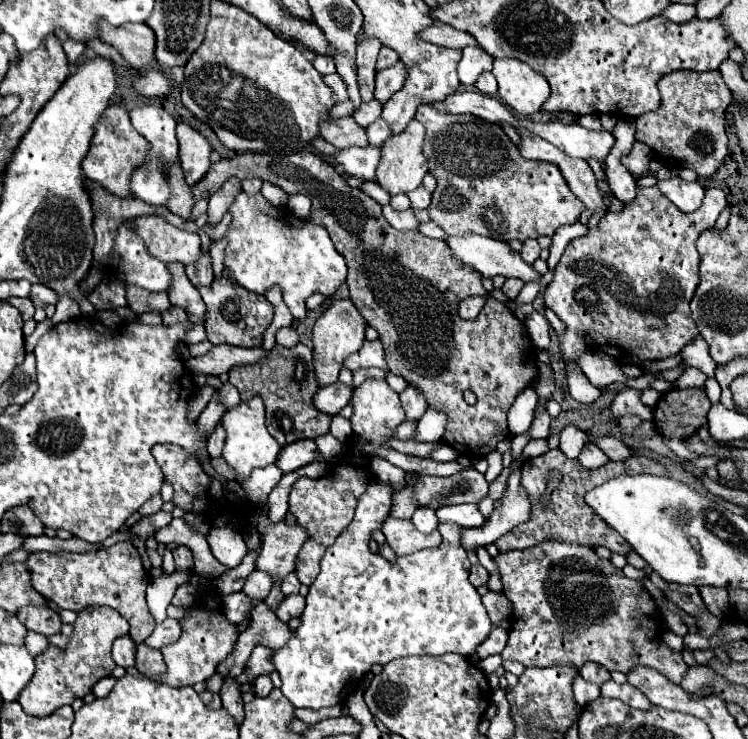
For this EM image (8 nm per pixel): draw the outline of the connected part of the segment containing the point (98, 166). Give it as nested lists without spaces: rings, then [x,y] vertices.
[[[112,104],[104,114],[102,120],[96,126],[94,138],[90,142],[90,150],[86,158],[82,160],[82,172],[90,180],[98,180],[104,188],[110,188],[116,196],[130,196],[130,176],[136,164],[144,164],[148,154],[146,138],[140,136],[128,118],[128,110],[124,106]]]

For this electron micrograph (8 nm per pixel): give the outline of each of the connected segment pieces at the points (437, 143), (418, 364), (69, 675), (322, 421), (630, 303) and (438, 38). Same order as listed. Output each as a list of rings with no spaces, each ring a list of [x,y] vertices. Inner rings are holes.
[[[420,104],[418,110],[416,110],[416,120],[424,124],[426,128],[426,138],[424,138],[424,156],[428,158],[428,166],[430,166],[430,172],[432,176],[436,176],[438,180],[438,186],[432,194],[432,204],[428,208],[428,214],[430,214],[430,220],[436,222],[444,232],[448,234],[460,234],[460,232],[474,232],[474,234],[482,234],[482,236],[490,236],[490,238],[496,238],[496,240],[528,240],[528,238],[538,238],[538,236],[552,236],[560,226],[566,226],[566,224],[576,224],[578,222],[581,213],[585,210],[585,205],[578,200],[570,191],[569,186],[566,184],[564,177],[557,166],[552,164],[546,164],[546,162],[536,162],[536,160],[526,160],[522,158],[518,146],[512,144],[512,140],[506,136],[506,132],[502,130],[502,126],[498,124],[490,124],[486,120],[478,120],[476,116],[454,116],[454,114],[446,114],[446,112],[434,112],[434,108],[430,108],[428,104]]]
[[[310,150],[294,152],[288,156],[276,156],[276,154],[238,154],[234,158],[224,158],[216,164],[212,164],[210,172],[194,186],[194,198],[198,196],[210,196],[216,192],[218,186],[222,186],[228,178],[260,178],[268,180],[286,194],[306,194],[312,200],[312,218],[316,224],[322,224],[336,246],[336,250],[344,256],[348,264],[348,278],[346,284],[350,288],[350,298],[354,300],[356,308],[362,310],[362,316],[370,326],[374,326],[382,338],[382,344],[386,348],[386,360],[392,374],[402,376],[412,388],[420,390],[422,396],[428,402],[428,408],[444,412],[448,416],[446,432],[442,436],[442,442],[460,452],[468,458],[484,458],[488,452],[496,448],[504,436],[508,436],[508,428],[504,422],[504,412],[514,404],[516,396],[530,388],[538,378],[538,364],[536,364],[536,348],[526,332],[526,326],[496,298],[492,298],[484,286],[482,276],[474,272],[472,268],[466,268],[458,264],[458,260],[450,258],[450,250],[446,248],[446,242],[432,240],[418,232],[400,232],[394,230],[388,220],[382,216],[380,204],[364,194],[362,190],[350,188],[344,180],[344,176],[328,162],[324,162],[318,154]],[[482,296],[486,298],[486,304],[478,318],[464,320],[458,314],[458,306],[464,298]],[[464,390],[472,390],[478,398],[474,406],[466,404],[462,394]]]
[[[90,606],[78,612],[78,618],[72,626],[74,632],[66,648],[48,646],[40,656],[36,656],[36,672],[30,684],[18,696],[24,712],[32,716],[52,714],[60,706],[72,704],[76,698],[84,698],[98,680],[112,674],[116,664],[110,656],[110,648],[118,636],[128,634],[130,626],[126,624],[126,618],[120,616],[114,608]]]
[[[276,344],[266,358],[258,360],[256,364],[234,366],[228,370],[228,376],[230,384],[234,384],[240,394],[260,394],[266,406],[266,428],[280,446],[302,440],[300,434],[328,434],[332,416],[320,412],[312,402],[318,390],[318,382],[312,364],[312,350],[304,344],[296,344],[294,348]]]
[[[656,186],[638,188],[636,198],[626,202],[620,212],[608,212],[586,236],[572,240],[554,270],[554,280],[544,292],[546,306],[566,324],[566,330],[560,336],[562,360],[578,366],[578,356],[582,352],[604,352],[622,364],[642,366],[648,360],[674,356],[700,336],[700,330],[690,316],[690,300],[700,284],[700,254],[696,250],[696,240],[704,230],[714,228],[716,218],[724,208],[728,208],[728,200],[720,188],[708,188],[702,206],[690,214],[680,212]]]
[[[434,20],[428,28],[424,28],[420,34],[418,34],[420,40],[424,42],[430,42],[430,44],[436,44],[436,46],[444,46],[444,48],[466,48],[468,44],[476,44],[476,40],[468,34],[468,32],[462,32],[462,30],[456,30],[440,20]]]

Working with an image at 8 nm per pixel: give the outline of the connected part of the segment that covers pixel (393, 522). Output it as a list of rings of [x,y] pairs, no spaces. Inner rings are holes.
[[[388,516],[388,520],[382,526],[382,532],[386,536],[386,542],[396,554],[412,554],[424,548],[436,548],[442,542],[442,536],[438,530],[430,534],[422,534],[414,528],[410,520]]]

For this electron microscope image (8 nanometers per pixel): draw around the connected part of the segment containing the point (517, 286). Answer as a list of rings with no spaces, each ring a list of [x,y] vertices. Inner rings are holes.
[[[508,278],[508,280],[504,282],[504,286],[502,286],[502,292],[504,292],[510,300],[514,300],[514,298],[520,294],[522,286],[524,286],[524,282],[522,282],[520,278]]]

